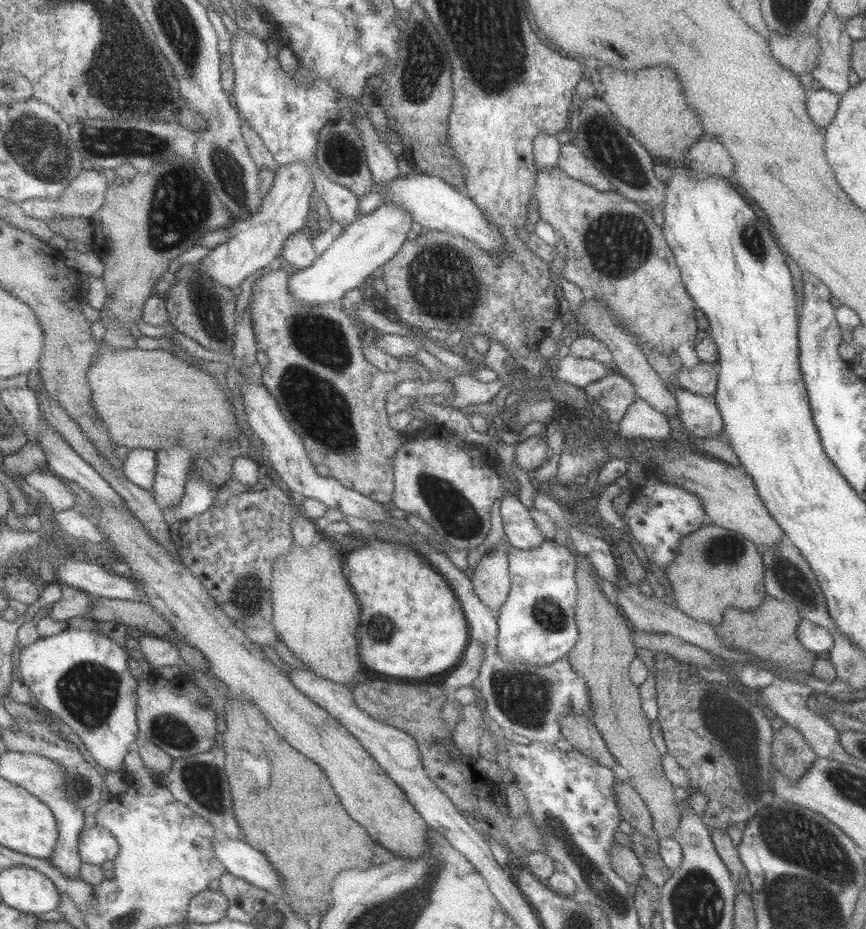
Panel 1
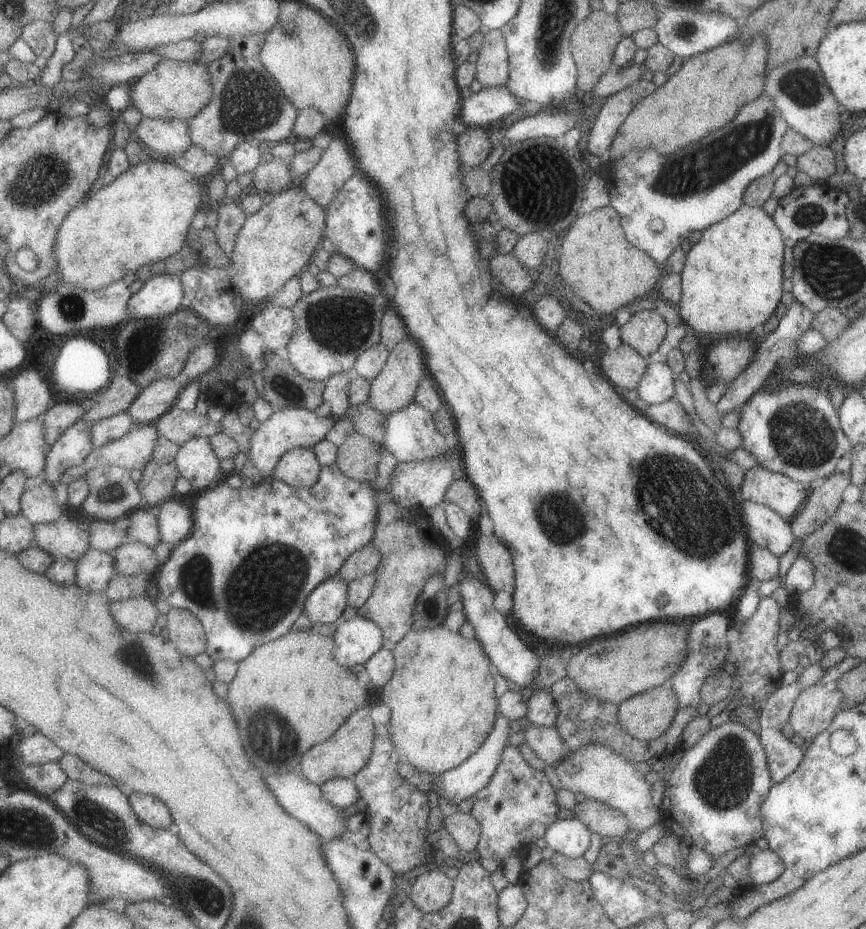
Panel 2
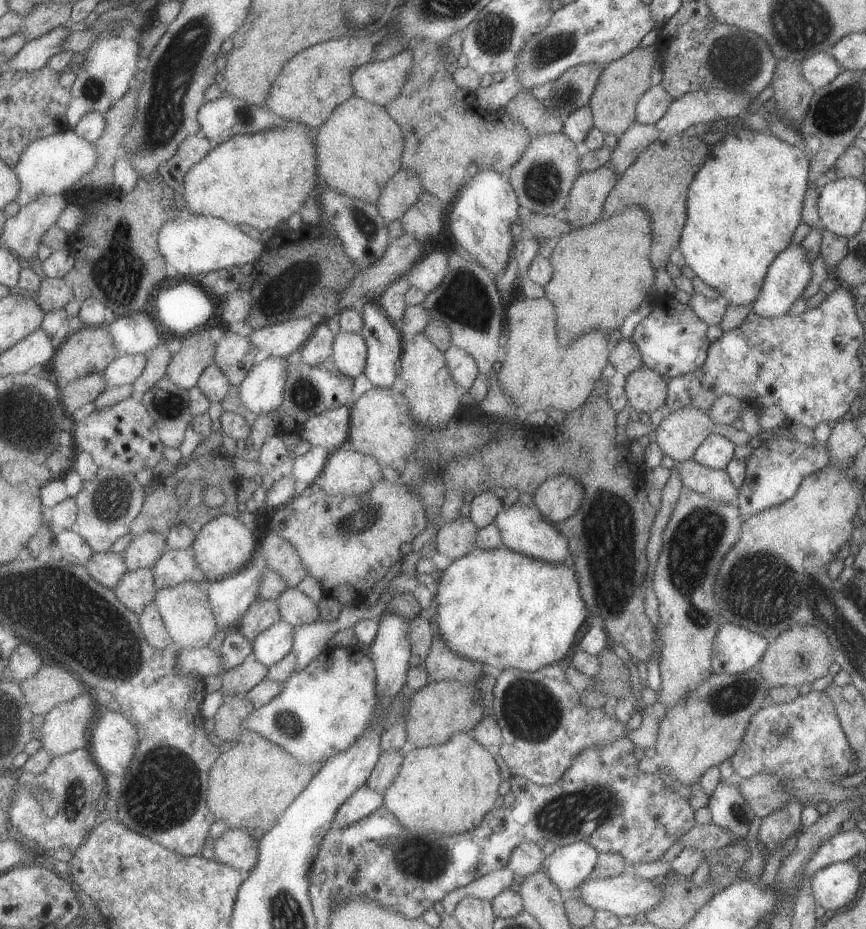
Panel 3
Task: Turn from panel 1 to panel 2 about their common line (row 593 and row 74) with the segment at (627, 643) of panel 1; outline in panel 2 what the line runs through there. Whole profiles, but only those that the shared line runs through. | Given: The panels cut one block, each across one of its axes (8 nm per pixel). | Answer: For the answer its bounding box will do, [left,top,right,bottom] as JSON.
[572,10,623,92]

